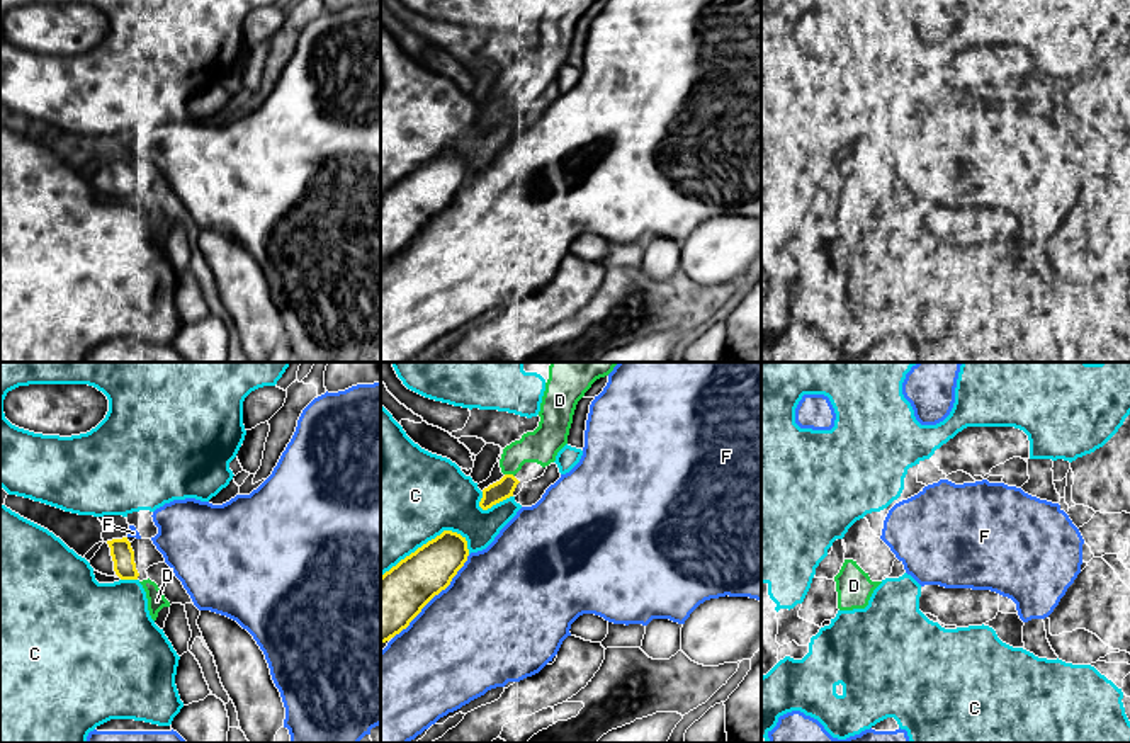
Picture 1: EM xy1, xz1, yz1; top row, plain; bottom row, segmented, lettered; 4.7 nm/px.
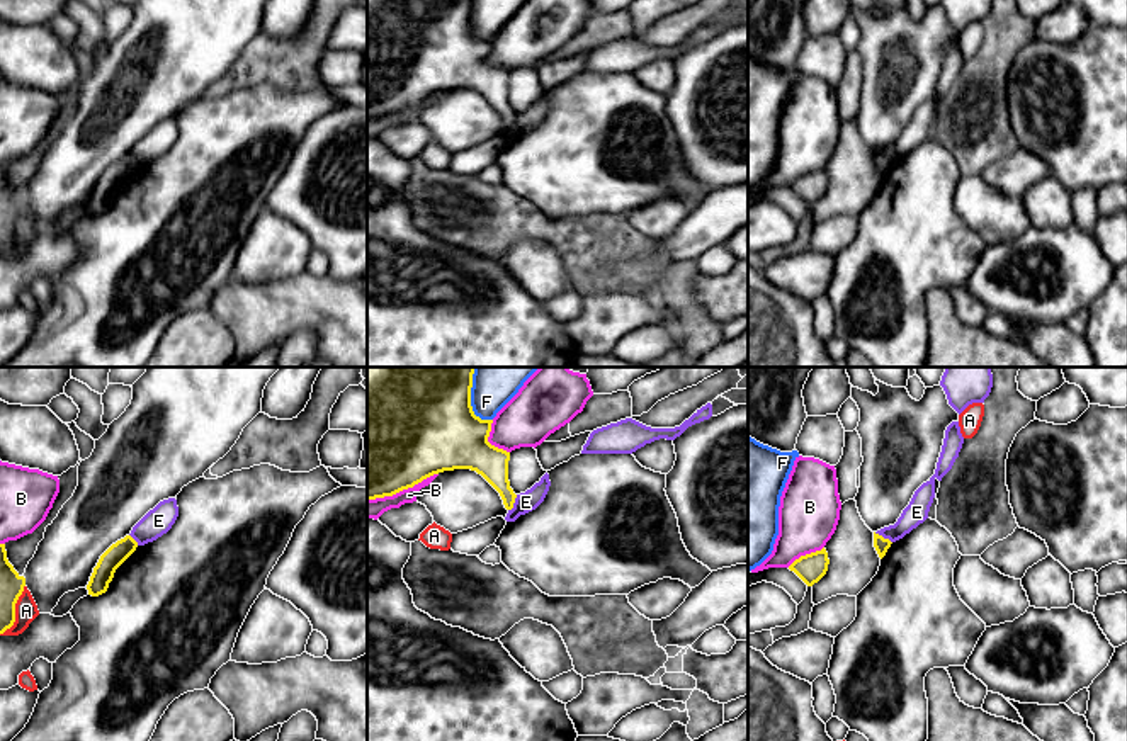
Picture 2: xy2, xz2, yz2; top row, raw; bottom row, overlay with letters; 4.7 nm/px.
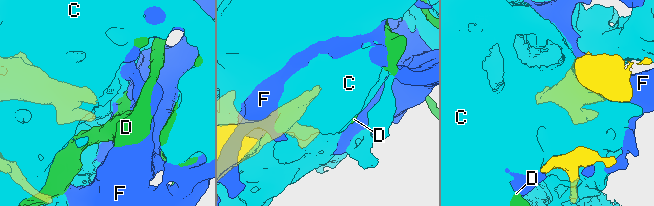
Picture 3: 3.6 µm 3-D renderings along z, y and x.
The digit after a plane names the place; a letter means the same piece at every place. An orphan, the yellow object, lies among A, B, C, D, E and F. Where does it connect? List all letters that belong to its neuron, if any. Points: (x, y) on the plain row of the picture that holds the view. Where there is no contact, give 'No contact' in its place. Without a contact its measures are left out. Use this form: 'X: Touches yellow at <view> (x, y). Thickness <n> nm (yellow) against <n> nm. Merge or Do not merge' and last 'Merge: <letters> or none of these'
A: Touches yellow at xy2 (14, 230). Thickness 110 nm (yellow) against 110 nm. Do not merge
B: Touches yellow at xz2 (402, 109). Thickness 500 nm (yellow) against 100 nm. Do not merge
C: Touches yellow at xz1 (423, 164). Thickness 240 nm (yellow) against 500 nm. Do not merge
D: Touches yellow at xz1 (510, 94). Thickness 90 nm (yellow) against 160 nm. Merge
E: Touches yellow at xz2 (514, 121). Thickness 160 nm (yellow) against 100 nm. Do not merge
F: Touches yellow at xz1 (434, 215). Thickness 280 nm (yellow) against 500 nm. Do not merge
Merge: D

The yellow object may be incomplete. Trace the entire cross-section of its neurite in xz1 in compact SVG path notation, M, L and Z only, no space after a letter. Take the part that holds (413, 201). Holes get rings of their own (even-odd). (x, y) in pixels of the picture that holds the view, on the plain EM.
M444 150L381 196L381 262L389 260L445 209L467 180L467 160Z

